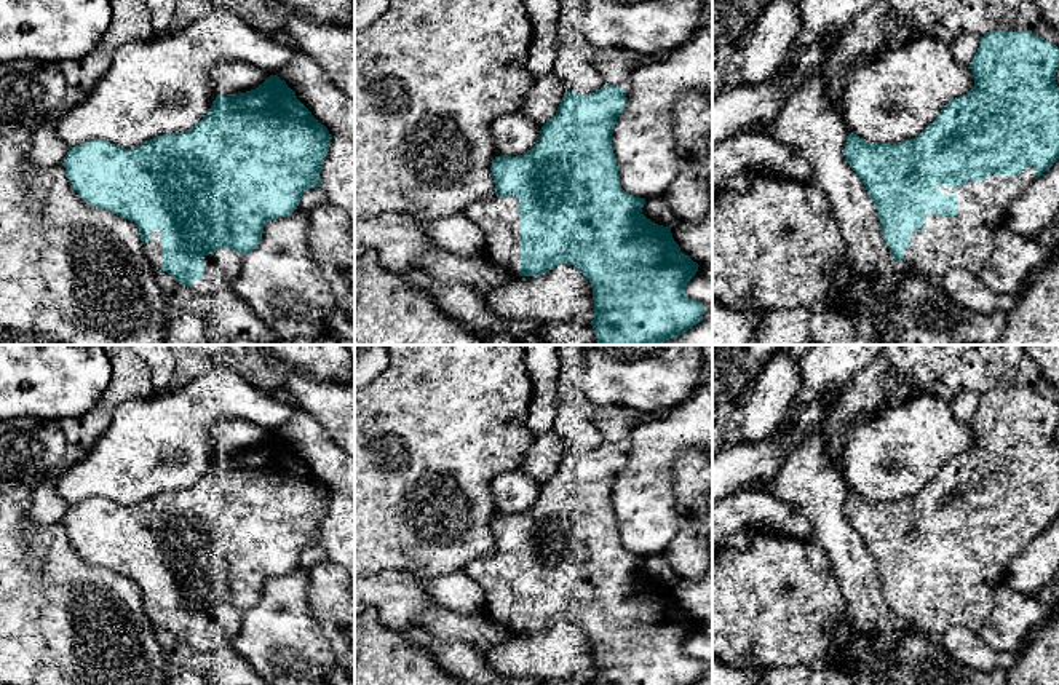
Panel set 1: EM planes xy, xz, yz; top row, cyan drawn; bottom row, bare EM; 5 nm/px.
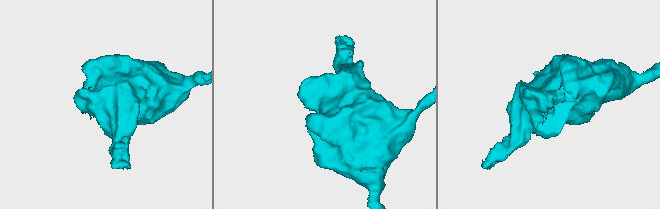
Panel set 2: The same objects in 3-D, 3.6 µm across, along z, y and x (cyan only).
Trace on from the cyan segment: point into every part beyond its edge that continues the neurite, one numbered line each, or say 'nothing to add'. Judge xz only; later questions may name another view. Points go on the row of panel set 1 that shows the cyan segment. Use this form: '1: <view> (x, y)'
1: xz (499, 217)

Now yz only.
1: yz (965, 241)

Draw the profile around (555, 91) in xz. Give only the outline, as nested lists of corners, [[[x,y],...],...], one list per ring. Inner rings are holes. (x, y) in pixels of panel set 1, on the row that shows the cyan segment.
[[[554,72],[538,77],[535,85],[526,93],[519,112],[543,126],[556,115],[564,93],[565,89]]]

